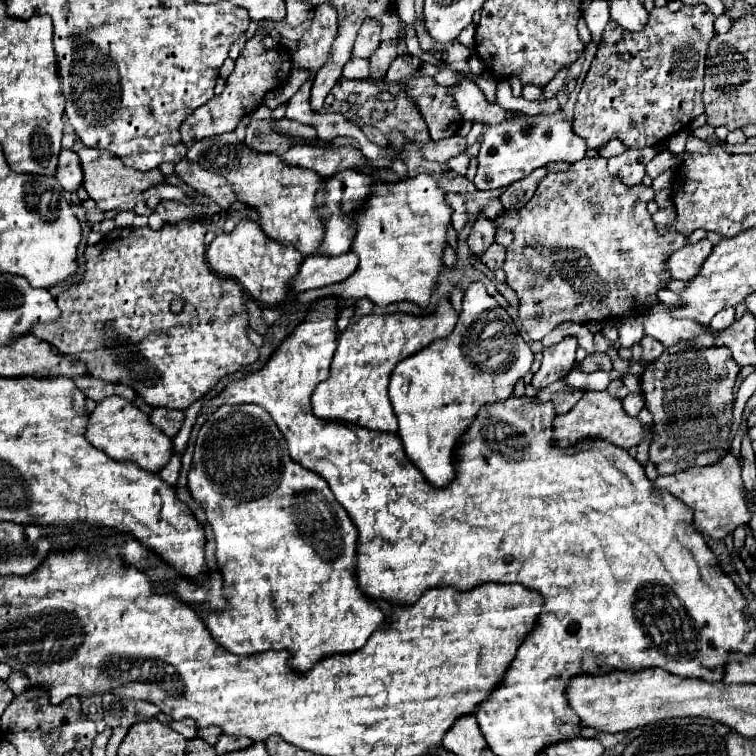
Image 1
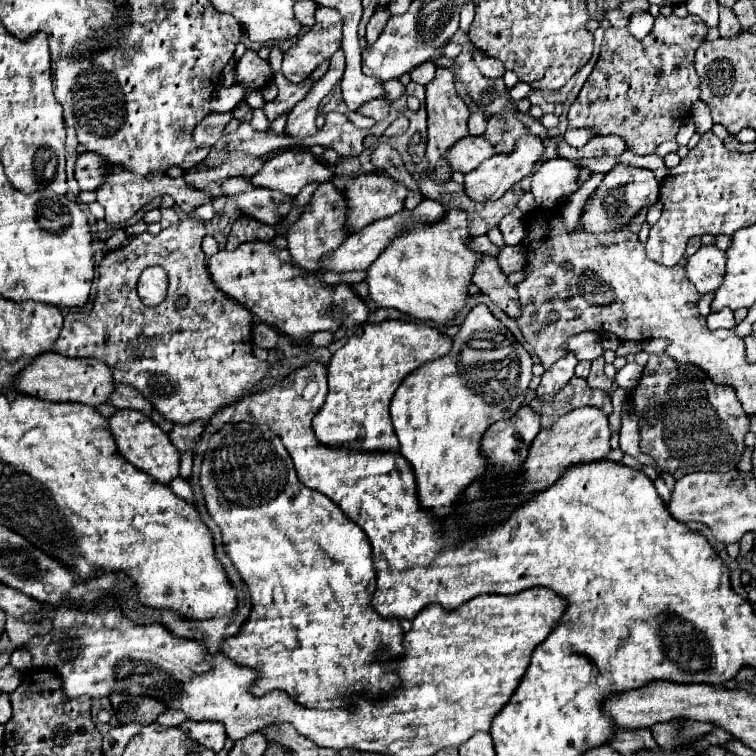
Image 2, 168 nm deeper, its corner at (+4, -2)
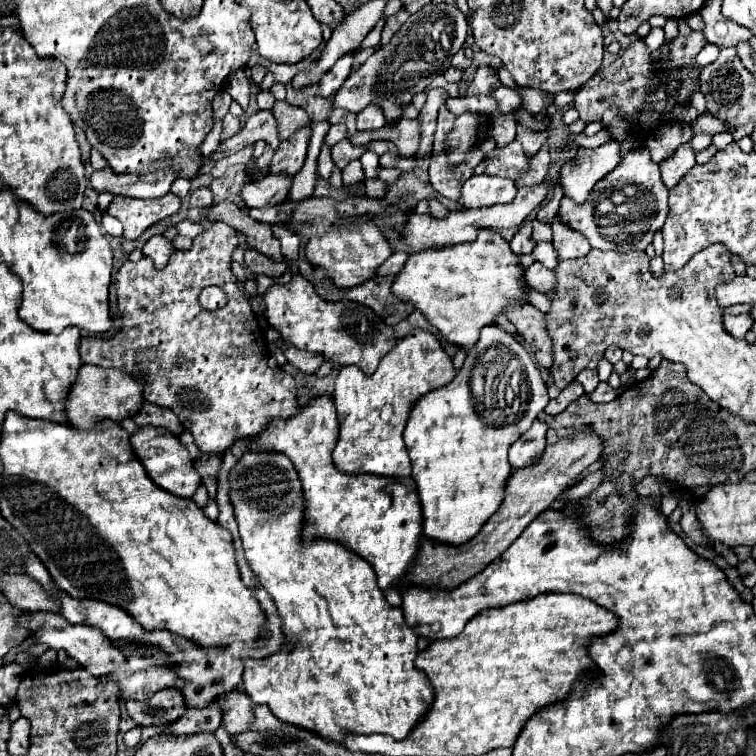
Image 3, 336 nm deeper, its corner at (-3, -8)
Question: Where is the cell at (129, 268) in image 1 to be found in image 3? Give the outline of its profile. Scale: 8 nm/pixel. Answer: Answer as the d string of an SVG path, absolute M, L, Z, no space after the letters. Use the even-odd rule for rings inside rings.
M213 223L211 229L203 231L201 235L197 235L197 237L193 239L193 245L191 245L189 251L179 251L179 249L175 249L175 251L171 253L171 259L169 259L167 267L161 269L161 271L153 267L153 261L151 261L149 257L143 257L143 259L137 261L137 263L125 261L125 263L121 265L121 269L117 271L117 275L115 275L117 307L119 307L121 323L123 323L121 329L119 329L111 339L103 339L103 337L81 337L81 343L79 343L79 355L81 355L81 361L83 361L83 363L93 363L93 365L101 365L101 367L121 369L121 371L131 373L135 379L143 379L143 381L145 381L145 389L143 389L145 395L143 395L143 397L145 397L149 403L155 403L155 405L159 405L159 407L171 409L171 411L179 417L179 421L193 433L195 443L197 443L197 447L199 447L203 453L223 453L223 451L229 449L237 439L259 435L259 433L267 427L267 423L269 423L273 417L291 417L291 415L295 415L295 411L297 411L295 379L293 379L289 373L285 373L283 369L269 369L269 365L267 365L267 359L269 359L267 341L265 341L265 337L263 337L263 333L261 333L261 329L259 329L259 321L257 321L257 317L255 317L255 313L253 313L253 309L251 309L249 297L241 291L237 279L235 279L233 273L231 273L229 263L231 263L231 253L233 253L235 247L237 247L237 231L235 231L231 225L227 225L227 223ZM207 285L217 285L217 287L221 287L221 289L227 293L227 305L225 305L225 307L215 309L215 311L207 311L207 309L199 307L197 297L199 297L201 289L207 287Z

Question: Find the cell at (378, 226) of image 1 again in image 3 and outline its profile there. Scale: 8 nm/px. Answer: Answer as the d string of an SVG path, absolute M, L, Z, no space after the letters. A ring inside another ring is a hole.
M481 229L471 243L411 253L403 269L395 275L391 293L395 299L411 303L421 311L449 343L469 351L477 343L481 327L495 323L497 313L507 303L527 303L519 279L523 279L523 267L519 267L509 243L497 231Z

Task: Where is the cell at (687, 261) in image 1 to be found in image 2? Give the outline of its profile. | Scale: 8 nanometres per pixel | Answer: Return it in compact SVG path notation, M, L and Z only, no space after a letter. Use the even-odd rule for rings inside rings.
M702 245L692 257L688 257L686 273L702 295L714 293L726 275L726 253L714 245Z

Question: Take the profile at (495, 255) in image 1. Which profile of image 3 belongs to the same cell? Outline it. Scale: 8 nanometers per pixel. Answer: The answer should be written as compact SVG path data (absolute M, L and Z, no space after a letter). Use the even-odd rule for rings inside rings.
M539 261L531 263L527 269L525 269L525 281L529 287L541 291L541 293L547 293L547 291L553 291L555 289L555 273L545 269Z

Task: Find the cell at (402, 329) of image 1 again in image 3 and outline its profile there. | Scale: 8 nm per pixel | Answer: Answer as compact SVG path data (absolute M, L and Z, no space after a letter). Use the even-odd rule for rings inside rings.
M413 329L381 359L373 375L363 373L355 365L341 367L335 379L333 401L339 419L339 439L333 447L333 461L345 473L373 473L387 477L411 475L407 447L403 443L403 427L413 403L437 387L447 385L455 377L451 357L443 351L439 339L425 331Z

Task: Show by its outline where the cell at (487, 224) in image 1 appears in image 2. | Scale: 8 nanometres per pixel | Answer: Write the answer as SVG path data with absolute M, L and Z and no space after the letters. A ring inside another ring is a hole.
M484 255L480 265L474 273L474 285L486 293L494 305L498 305L508 317L518 319L520 317L520 301L516 287L508 283L508 277L500 271L494 257Z

